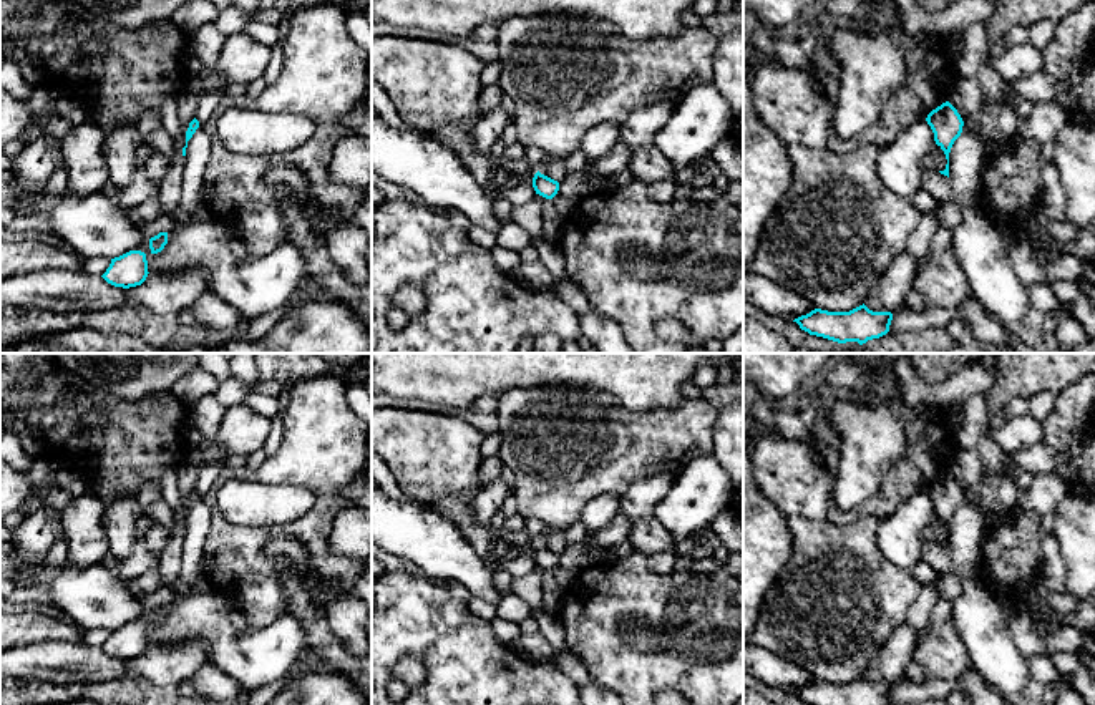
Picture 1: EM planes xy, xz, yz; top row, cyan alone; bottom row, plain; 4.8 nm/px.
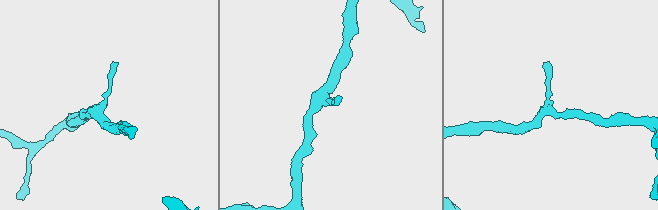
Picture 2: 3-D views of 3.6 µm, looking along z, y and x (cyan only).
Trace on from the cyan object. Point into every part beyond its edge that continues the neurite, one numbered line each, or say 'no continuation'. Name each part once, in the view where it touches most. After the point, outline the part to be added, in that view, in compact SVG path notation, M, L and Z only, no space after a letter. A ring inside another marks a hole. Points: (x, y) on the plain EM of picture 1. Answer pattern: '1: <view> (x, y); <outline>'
no continuation

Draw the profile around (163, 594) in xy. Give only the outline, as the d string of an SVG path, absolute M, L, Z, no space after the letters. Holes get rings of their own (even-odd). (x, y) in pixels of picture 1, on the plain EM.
M159 587L156 592L144 594L144 609L151 610L159 604L179 602L182 600L184 594L181 591L171 591L169 587Z

